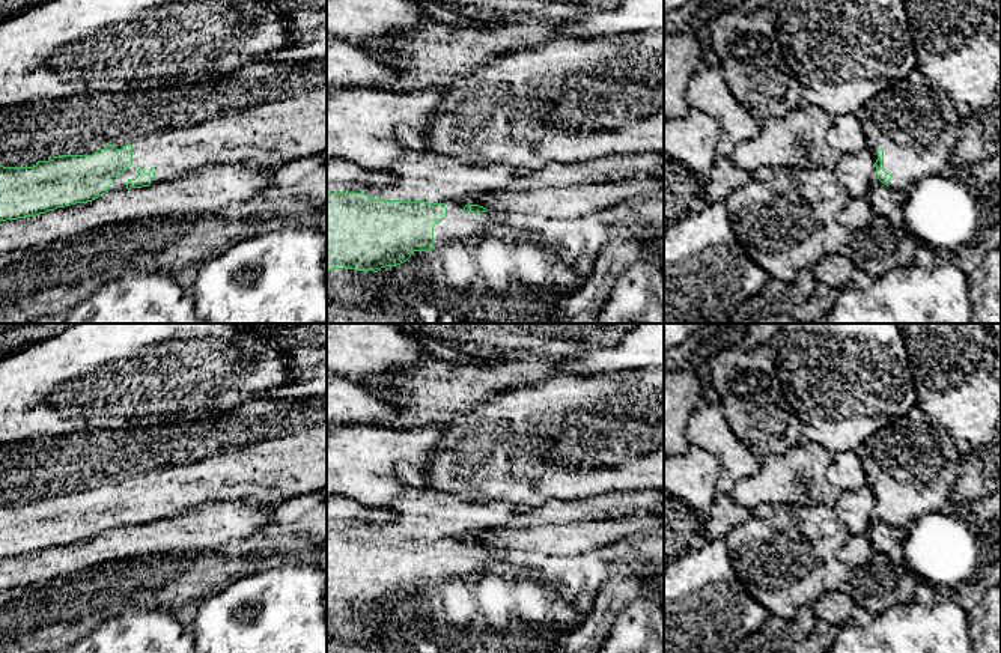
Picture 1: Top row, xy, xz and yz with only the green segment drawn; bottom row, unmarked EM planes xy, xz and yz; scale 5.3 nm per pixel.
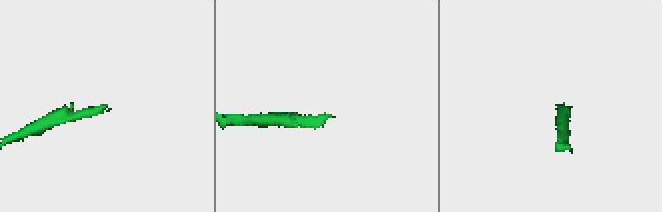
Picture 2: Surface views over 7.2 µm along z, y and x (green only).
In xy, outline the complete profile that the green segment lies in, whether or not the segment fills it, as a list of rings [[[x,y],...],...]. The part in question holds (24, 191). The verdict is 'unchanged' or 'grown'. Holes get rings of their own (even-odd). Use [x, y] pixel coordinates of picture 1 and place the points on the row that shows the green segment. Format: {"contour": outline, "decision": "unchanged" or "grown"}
{"contour": [[[327,59],[292,62],[253,62],[233,74],[200,83],[181,83],[148,90],[84,93],[69,98],[42,98],[15,107],[0,107],[0,221],[36,217],[57,208],[86,203],[105,193],[141,188],[185,178],[190,172],[211,164],[244,164],[280,167],[292,159],[327,153]]], "decision": "grown"}

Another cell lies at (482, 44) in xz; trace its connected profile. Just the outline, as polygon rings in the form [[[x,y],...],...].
[[[537,17],[497,26],[420,24],[358,44],[399,69],[400,75],[388,90],[414,92],[443,87],[456,77],[482,69],[506,53],[558,38],[563,38],[561,24]]]

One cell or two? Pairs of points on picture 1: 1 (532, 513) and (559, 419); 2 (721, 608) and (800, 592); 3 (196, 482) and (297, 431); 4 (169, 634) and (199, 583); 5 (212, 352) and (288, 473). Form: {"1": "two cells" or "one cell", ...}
{"1": "two cells", "2": "two cells", "3": "one cell", "4": "two cells", "5": "two cells"}

